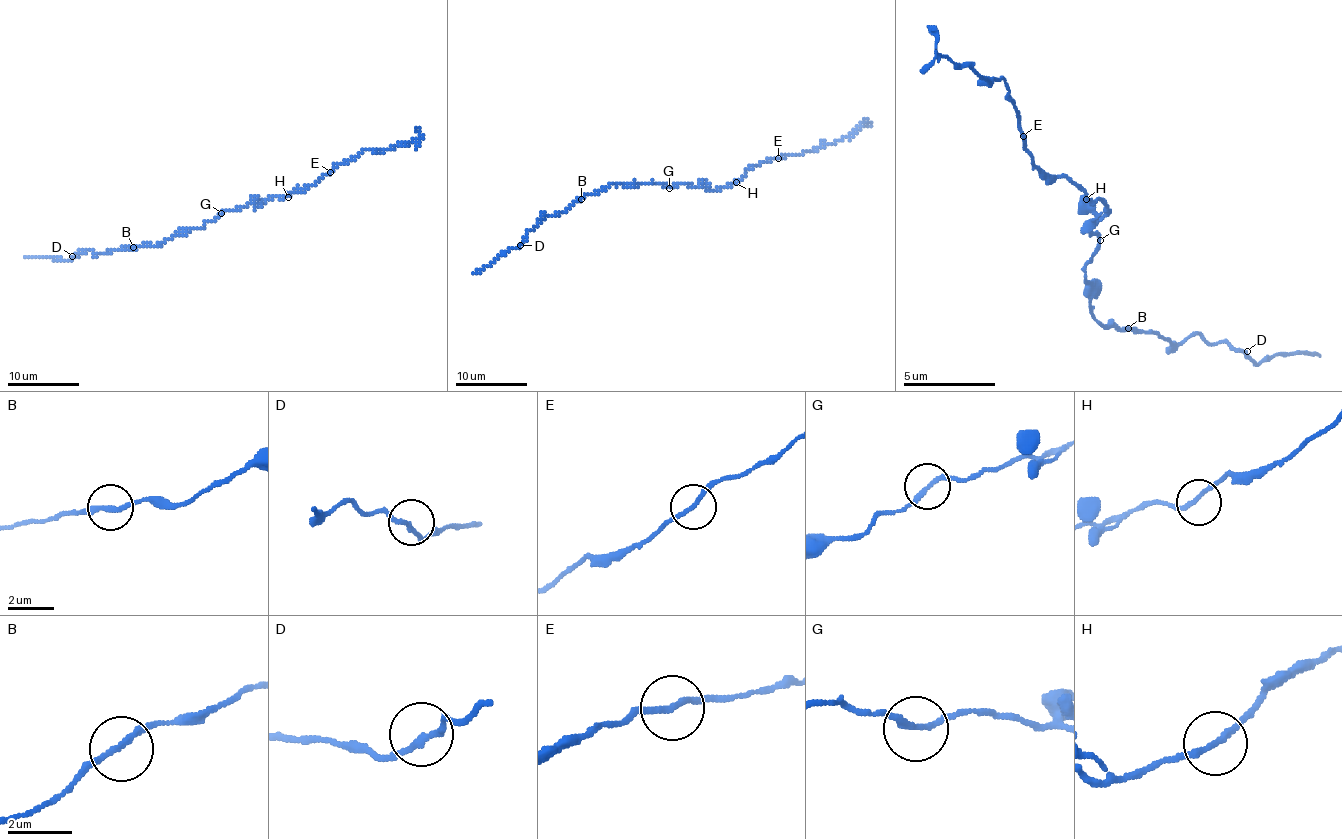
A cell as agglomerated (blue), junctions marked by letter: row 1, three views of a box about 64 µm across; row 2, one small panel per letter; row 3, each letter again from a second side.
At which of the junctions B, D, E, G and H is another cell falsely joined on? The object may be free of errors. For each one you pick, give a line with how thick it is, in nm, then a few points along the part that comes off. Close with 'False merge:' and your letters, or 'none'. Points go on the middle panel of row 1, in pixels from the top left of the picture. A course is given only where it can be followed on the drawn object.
E: 190 nm thick; foreign part runs (779, 157), (804, 154), (836, 143), (856, 132), (867, 123), (865, 120)
False merge: E

